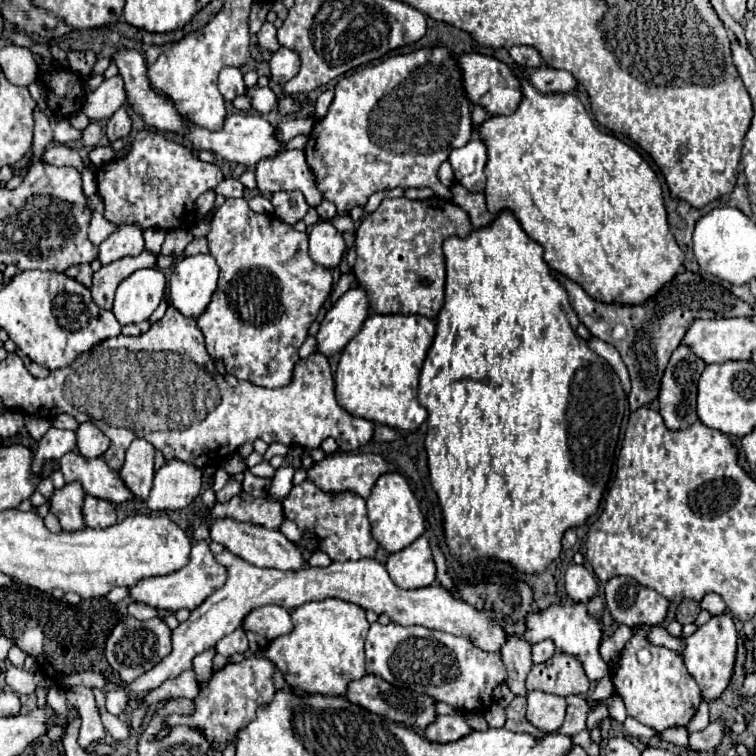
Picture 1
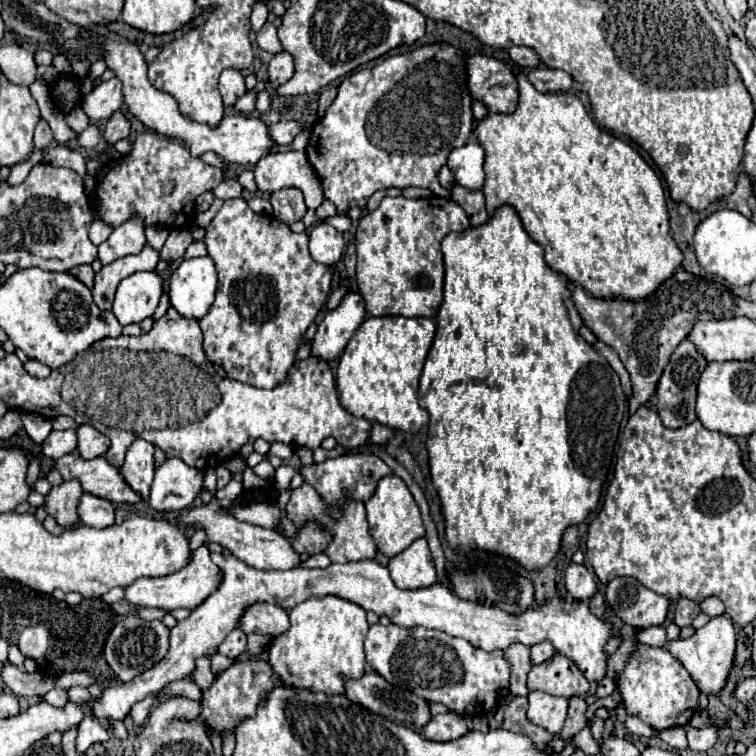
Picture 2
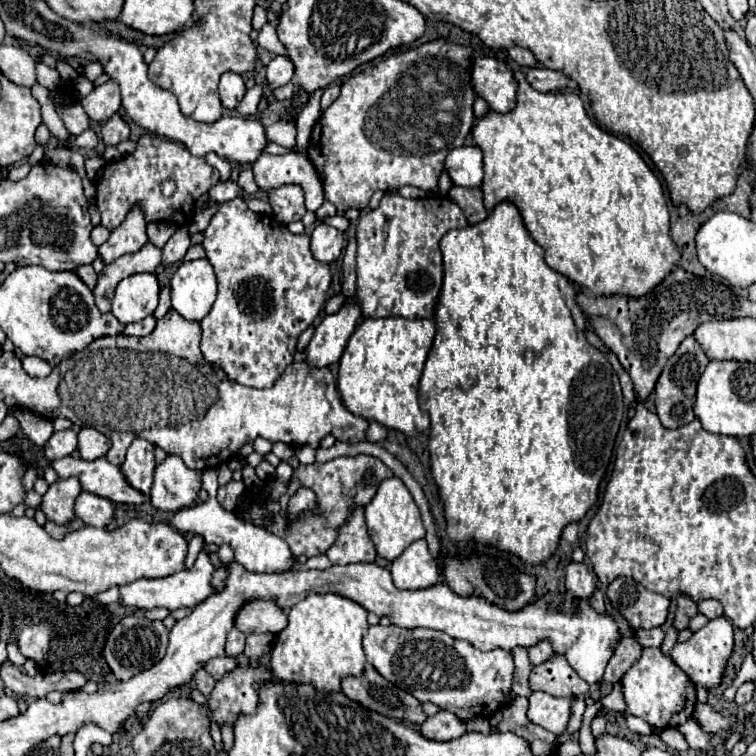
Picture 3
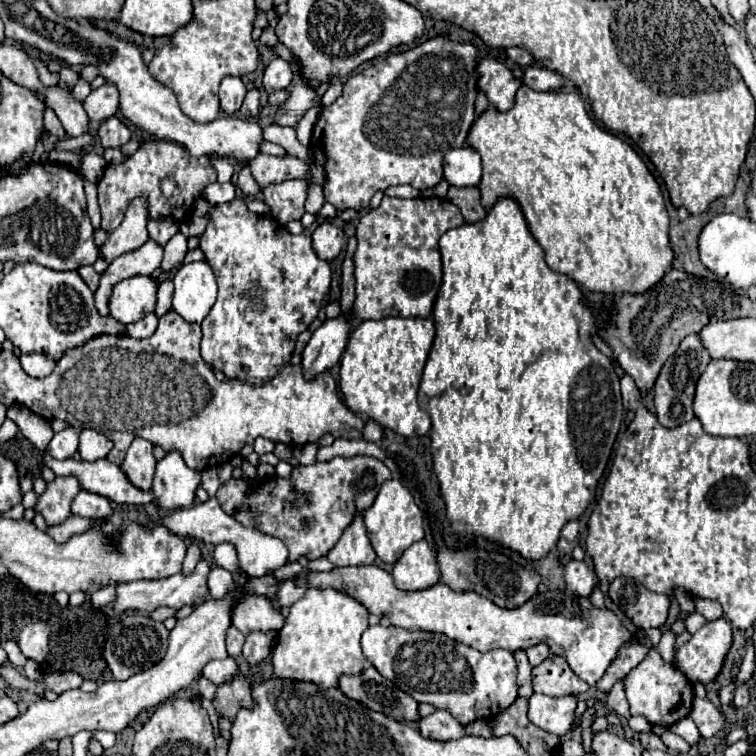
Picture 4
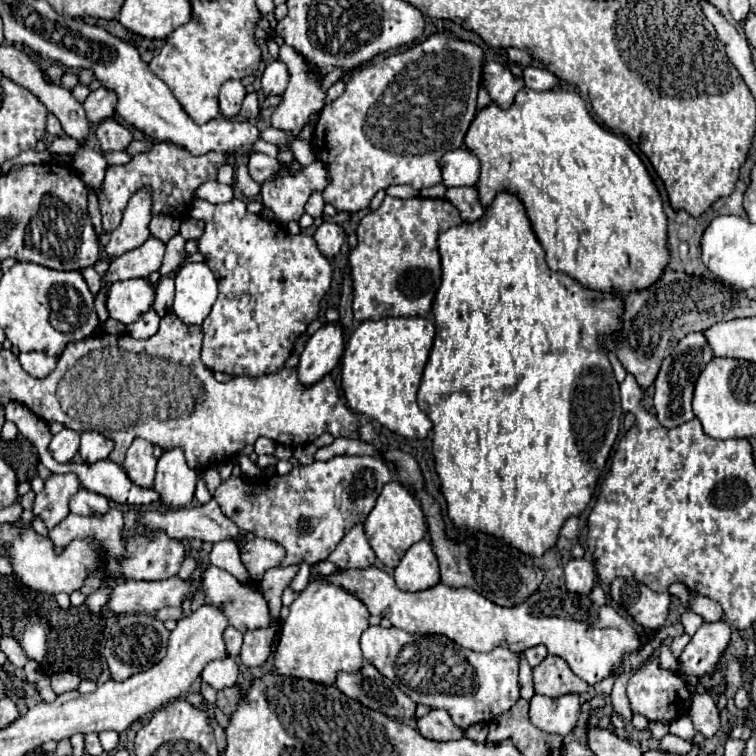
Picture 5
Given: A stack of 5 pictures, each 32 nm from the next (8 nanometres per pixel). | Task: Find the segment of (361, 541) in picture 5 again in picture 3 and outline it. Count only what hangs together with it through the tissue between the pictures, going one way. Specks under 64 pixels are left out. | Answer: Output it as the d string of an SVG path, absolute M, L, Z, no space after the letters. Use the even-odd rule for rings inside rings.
M354 508L348 524L340 528L336 544L328 550L328 560L332 564L358 564L358 562L374 562L376 550L366 532L364 510Z

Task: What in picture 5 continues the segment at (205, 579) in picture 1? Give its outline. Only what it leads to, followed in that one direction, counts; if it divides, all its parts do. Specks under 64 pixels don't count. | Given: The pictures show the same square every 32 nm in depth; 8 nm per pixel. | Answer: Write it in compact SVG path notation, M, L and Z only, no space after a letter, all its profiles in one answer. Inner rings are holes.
M176 576L164 582L128 580L112 590L106 608L112 614L154 614L164 606L180 606L184 598L192 596L192 590L192 582L180 580Z

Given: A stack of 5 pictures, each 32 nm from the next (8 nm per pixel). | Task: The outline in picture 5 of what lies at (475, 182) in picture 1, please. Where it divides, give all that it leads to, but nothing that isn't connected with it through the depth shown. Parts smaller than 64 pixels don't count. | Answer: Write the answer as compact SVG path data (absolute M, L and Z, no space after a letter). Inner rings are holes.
M464 148L446 152L440 158L440 168L442 168L442 184L446 188L474 186L478 180L478 174L480 174L478 158Z

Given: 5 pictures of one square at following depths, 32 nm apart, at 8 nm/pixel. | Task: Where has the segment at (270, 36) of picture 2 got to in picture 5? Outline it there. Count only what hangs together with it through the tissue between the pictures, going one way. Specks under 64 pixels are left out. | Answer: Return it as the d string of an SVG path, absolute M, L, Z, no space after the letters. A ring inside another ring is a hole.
M280 46L280 56L278 56L286 68L288 68L288 74L290 74L290 80L288 80L288 88L286 92L282 94L282 102L276 106L274 114L272 114L272 126L282 130L282 132L290 132L294 138L300 138L300 130L304 126L312 126L312 120L310 116L316 114L316 112L322 112L324 106L326 106L326 90L322 90L322 80L324 80L324 74L312 64L308 62L296 48L292 46Z

